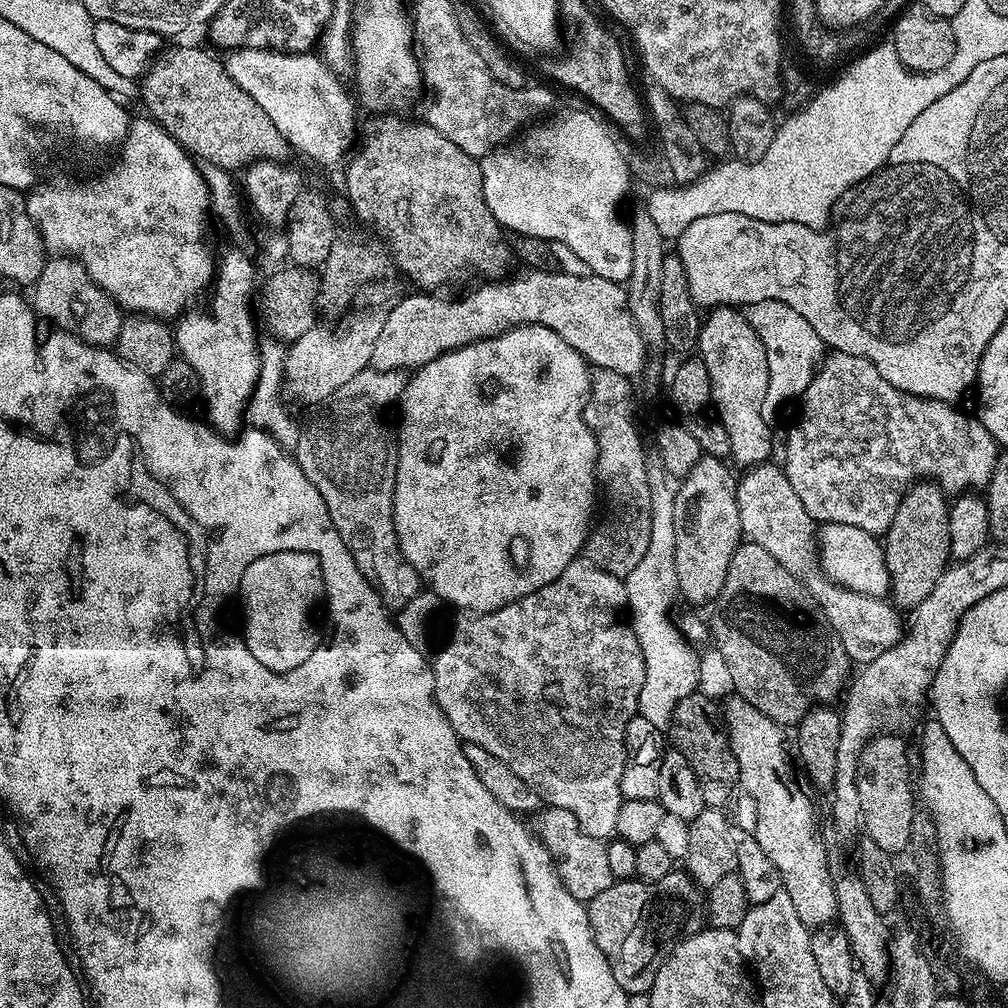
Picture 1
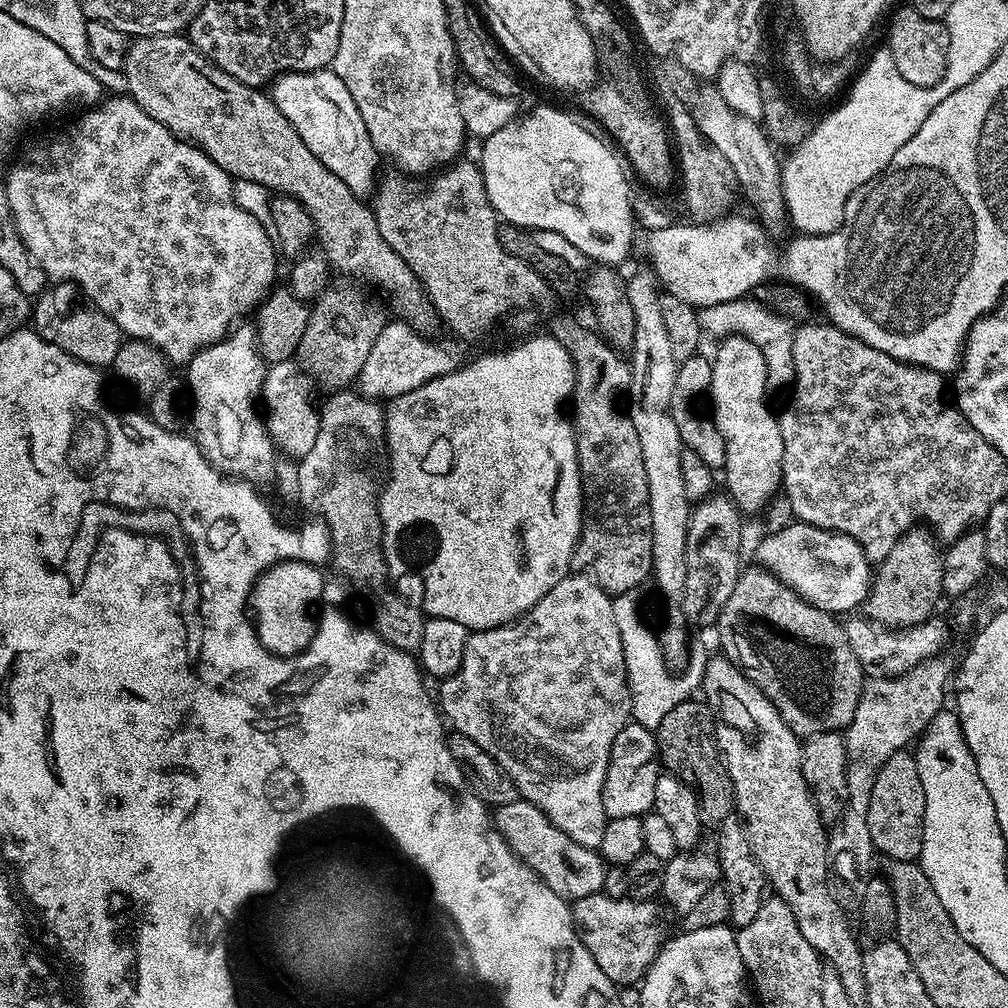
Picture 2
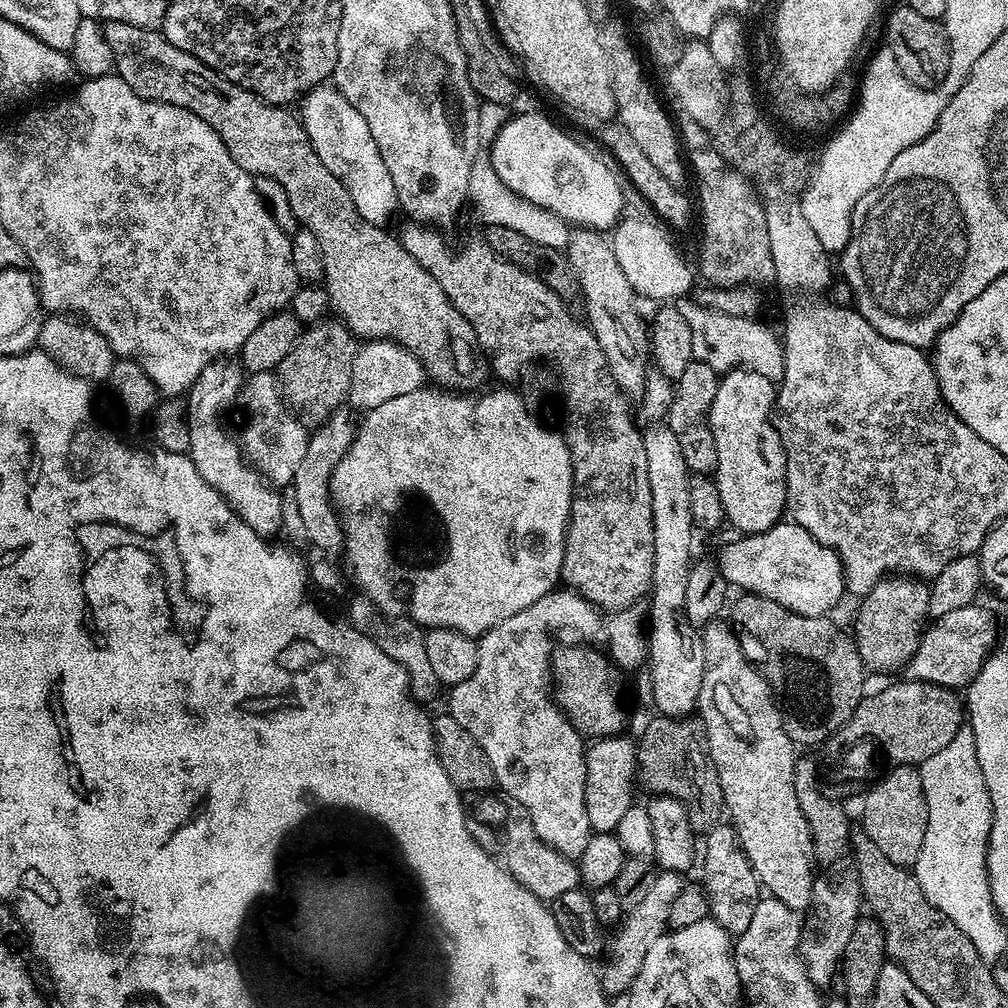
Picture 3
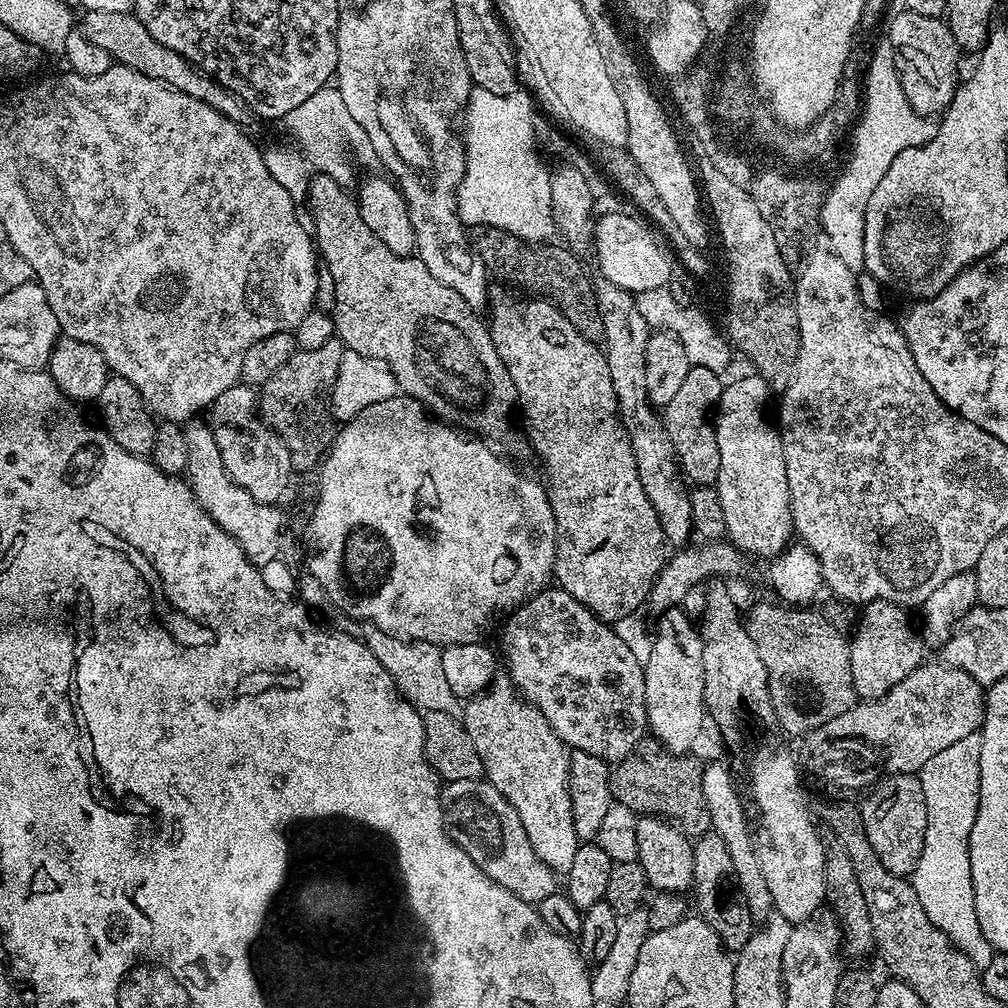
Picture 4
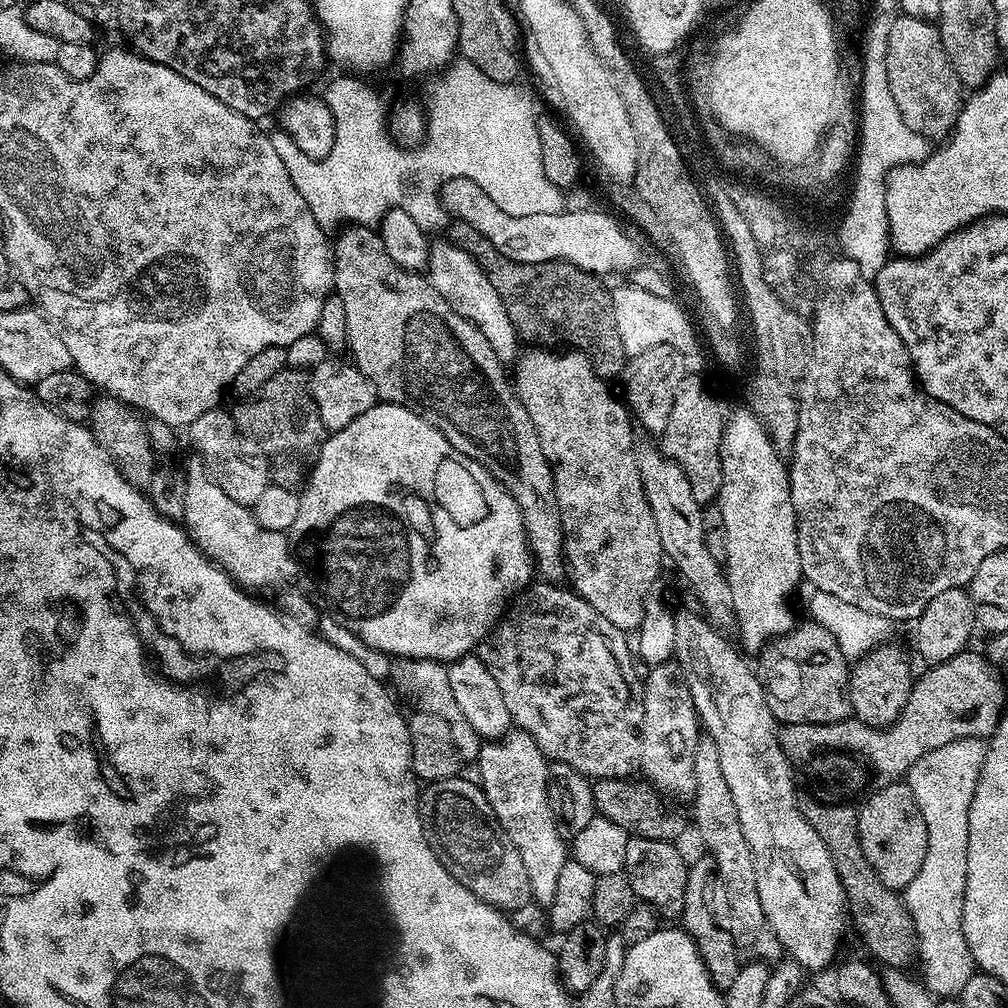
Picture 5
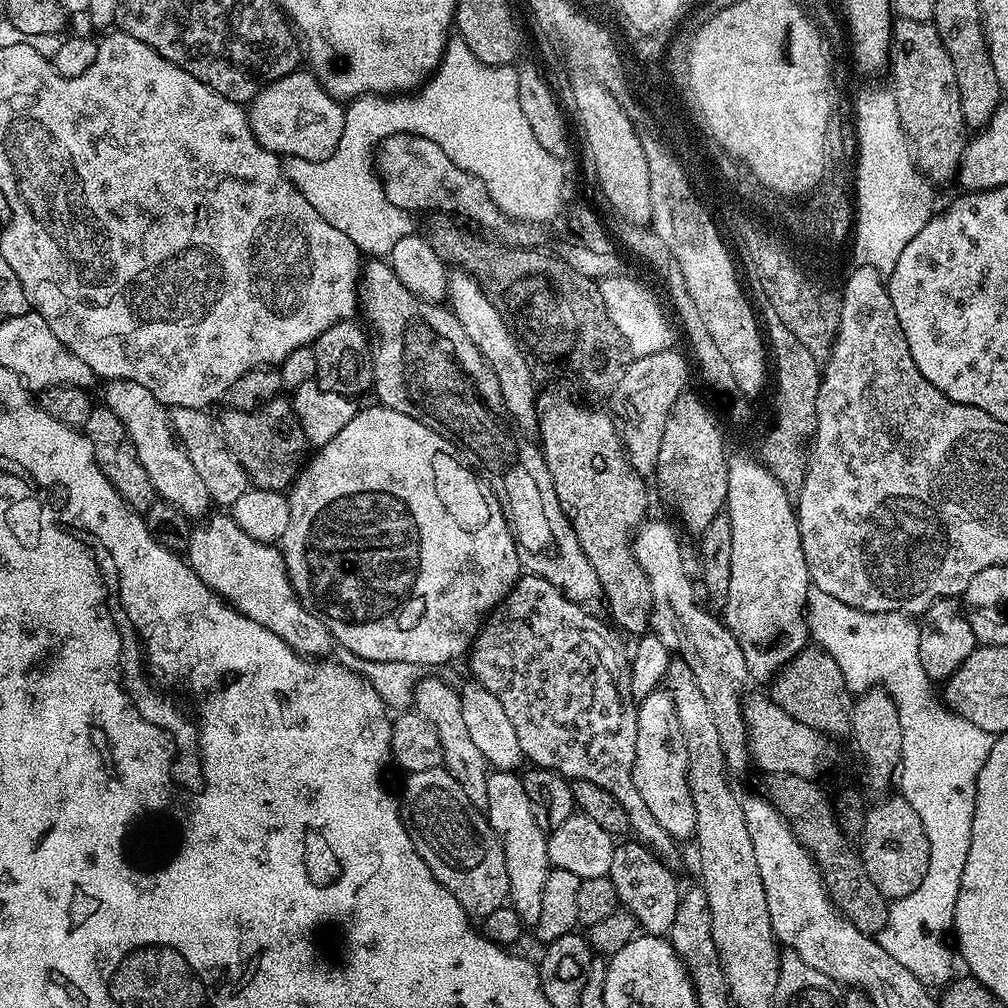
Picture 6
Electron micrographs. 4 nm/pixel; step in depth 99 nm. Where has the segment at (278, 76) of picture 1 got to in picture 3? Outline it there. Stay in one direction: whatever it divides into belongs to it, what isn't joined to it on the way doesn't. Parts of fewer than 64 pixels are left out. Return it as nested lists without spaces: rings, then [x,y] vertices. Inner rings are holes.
[[[335,86],[312,88],[304,93],[300,106],[300,123],[322,166],[326,166],[326,170],[346,186],[358,214],[362,214],[366,222],[387,225],[387,220],[398,212],[394,178],[390,178],[390,170],[386,170],[386,162],[382,162],[382,154],[378,154],[378,142],[374,142],[374,134],[370,134],[366,118],[358,114],[356,107]]]

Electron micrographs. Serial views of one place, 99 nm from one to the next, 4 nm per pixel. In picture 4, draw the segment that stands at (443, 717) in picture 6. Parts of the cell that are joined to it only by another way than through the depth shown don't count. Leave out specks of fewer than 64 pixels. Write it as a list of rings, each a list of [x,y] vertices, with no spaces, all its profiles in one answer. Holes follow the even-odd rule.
[[[371,626],[365,627],[363,642],[382,662],[382,670],[392,676],[394,686],[400,692],[400,696],[406,702],[410,702],[412,707],[421,713],[442,710],[442,714],[456,716],[461,711],[461,701],[450,690],[450,685],[446,682],[446,674],[442,671],[442,649],[438,644],[426,644],[421,640],[399,640],[382,630]]]

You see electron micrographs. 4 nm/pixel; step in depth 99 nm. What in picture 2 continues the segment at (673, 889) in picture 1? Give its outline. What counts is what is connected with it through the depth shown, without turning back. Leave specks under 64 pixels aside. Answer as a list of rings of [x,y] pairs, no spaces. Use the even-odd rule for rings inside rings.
[[[603,891],[571,901],[570,907],[576,932],[586,950],[590,950],[594,962],[598,962],[598,970],[602,970],[602,974],[606,974],[606,978],[610,978],[614,985],[639,985],[654,958],[660,953],[660,947],[669,939],[669,909],[655,899],[615,900],[604,895]]]

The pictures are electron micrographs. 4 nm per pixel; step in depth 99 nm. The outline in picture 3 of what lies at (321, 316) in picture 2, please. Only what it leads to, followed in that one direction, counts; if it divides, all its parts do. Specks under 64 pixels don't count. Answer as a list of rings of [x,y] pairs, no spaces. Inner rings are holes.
[[[328,318],[319,324],[305,327],[300,341],[280,363],[278,379],[289,408],[305,422],[319,426],[329,420],[347,401],[352,381],[352,363],[358,351],[357,337],[339,319]]]

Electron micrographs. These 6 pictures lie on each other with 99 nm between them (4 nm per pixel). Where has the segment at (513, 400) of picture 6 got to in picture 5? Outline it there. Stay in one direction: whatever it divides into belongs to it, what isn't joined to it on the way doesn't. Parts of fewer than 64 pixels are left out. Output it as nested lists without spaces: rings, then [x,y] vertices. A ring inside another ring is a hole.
[[[447,238],[433,239],[426,249],[428,269],[426,275],[429,284],[462,318],[466,318],[478,330],[482,330],[482,338],[490,342],[490,350],[499,358],[501,364],[508,366],[517,359],[521,351],[521,337],[518,335],[510,314],[506,314],[506,306],[502,298],[498,298],[498,290],[494,290],[490,278],[482,270],[482,266],[466,250]]]

